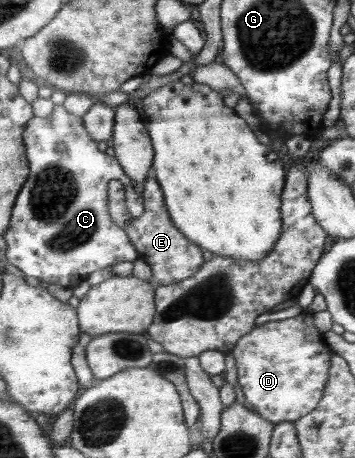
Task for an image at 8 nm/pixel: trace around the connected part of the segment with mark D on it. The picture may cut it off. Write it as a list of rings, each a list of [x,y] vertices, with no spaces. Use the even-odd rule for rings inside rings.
[[[305,312],[280,321],[268,321],[255,327],[237,342],[231,354],[236,360],[237,380],[243,389],[245,400],[258,416],[274,425],[297,421],[317,409],[322,401],[327,386],[327,375],[334,358],[334,353],[326,344],[325,334],[320,333],[313,322],[313,314]]]

